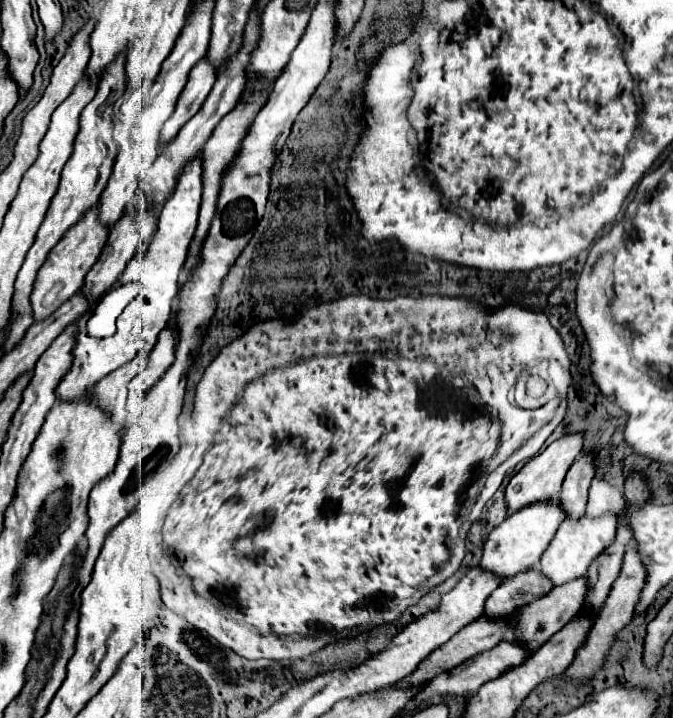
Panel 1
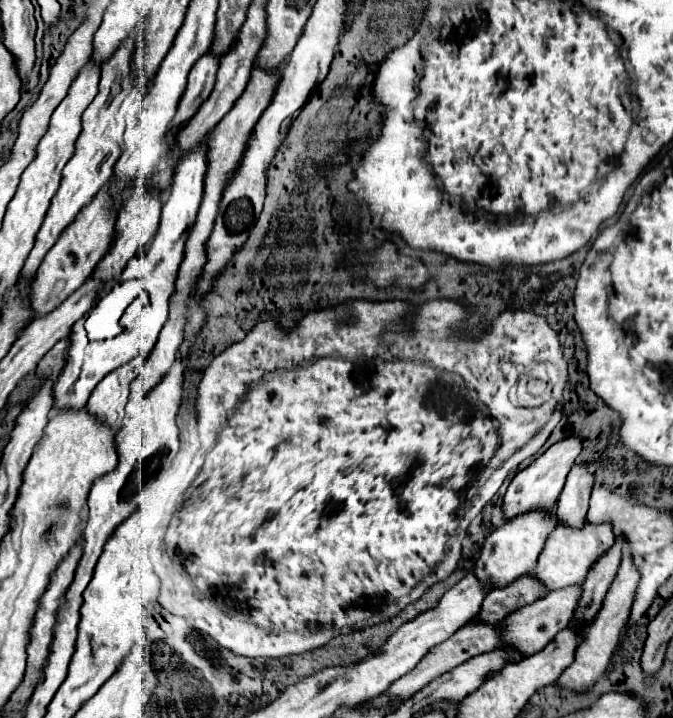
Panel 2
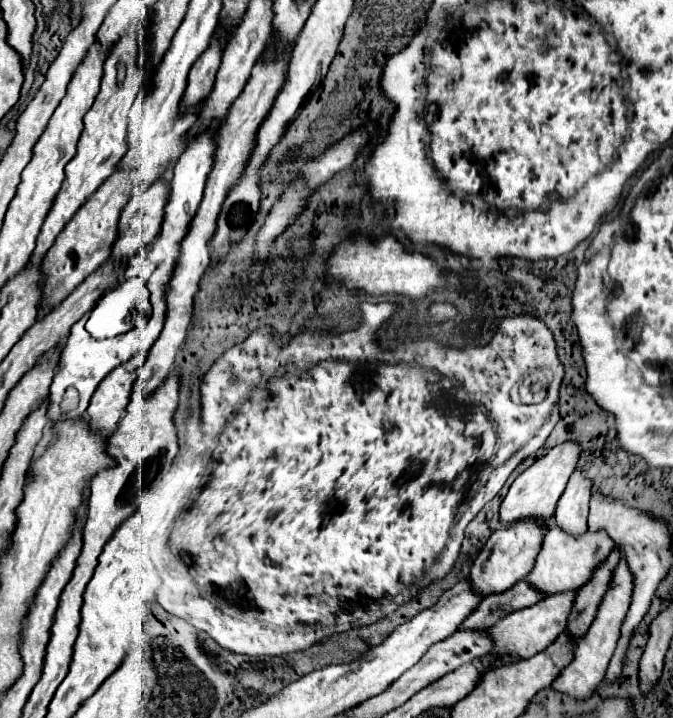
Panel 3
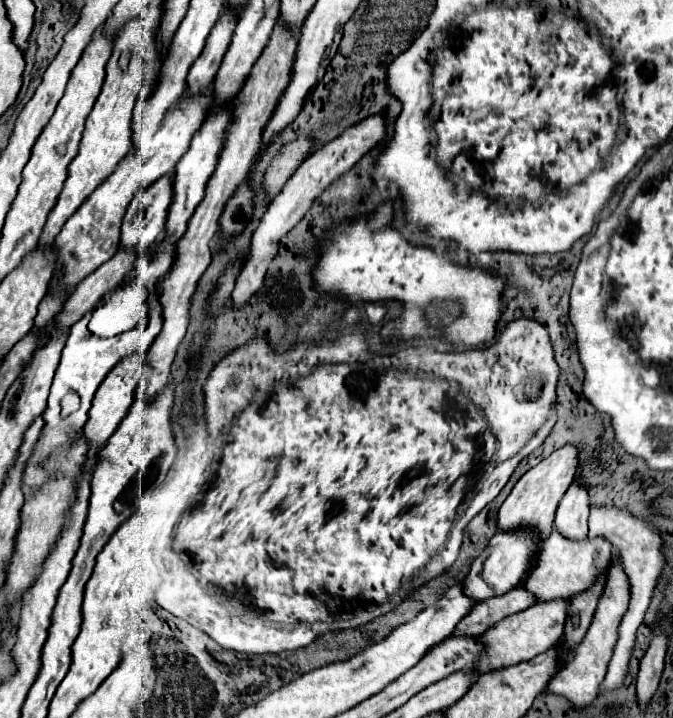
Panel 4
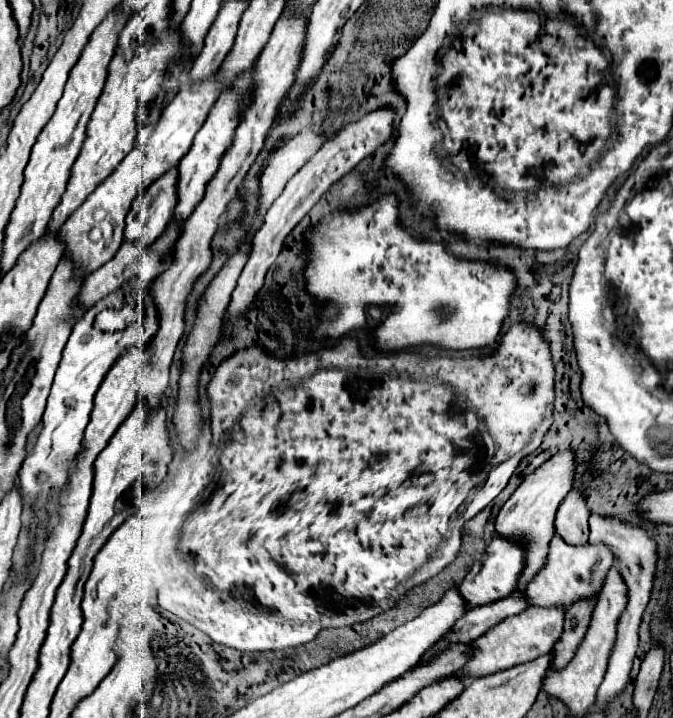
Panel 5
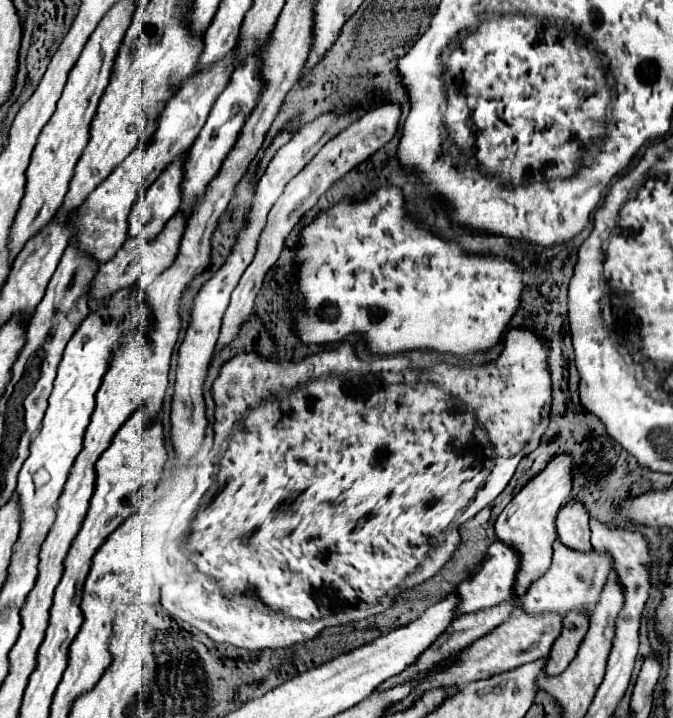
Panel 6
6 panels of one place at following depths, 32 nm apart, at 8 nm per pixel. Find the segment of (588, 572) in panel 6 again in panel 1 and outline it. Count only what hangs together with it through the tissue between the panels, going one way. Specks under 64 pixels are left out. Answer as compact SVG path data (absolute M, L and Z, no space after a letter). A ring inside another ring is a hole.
M604 514L600 518L582 516L580 520L564 520L560 524L560 528L556 530L552 542L544 550L544 556L540 558L538 568L540 568L540 572L544 572L544 576L548 576L548 580L552 580L554 588L560 584L578 580L580 576L586 576L592 560L600 552L604 552L604 548L608 548L608 544L612 544L614 536L616 536L616 518L612 514Z

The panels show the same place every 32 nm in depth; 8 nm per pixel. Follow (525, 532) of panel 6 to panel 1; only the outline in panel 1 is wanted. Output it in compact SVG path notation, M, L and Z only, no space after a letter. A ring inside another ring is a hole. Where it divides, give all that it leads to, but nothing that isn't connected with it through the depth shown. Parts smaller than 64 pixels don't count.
M566 434L562 438L558 438L556 442L552 442L542 454L538 454L536 458L532 458L520 472L516 472L506 488L506 506L508 506L508 514L526 508L528 504L534 502L548 502L558 498L564 476L568 472L568 468L572 466L572 462L580 456L582 452L582 434Z

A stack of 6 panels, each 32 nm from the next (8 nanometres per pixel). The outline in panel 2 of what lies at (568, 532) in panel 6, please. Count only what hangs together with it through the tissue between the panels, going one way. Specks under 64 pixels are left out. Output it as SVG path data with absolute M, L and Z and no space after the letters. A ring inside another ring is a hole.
M576 464L568 474L566 486L558 498L558 508L556 508L558 524L572 524L574 528L580 528L580 524L584 524L588 514L592 484L594 478L588 474L586 466Z

